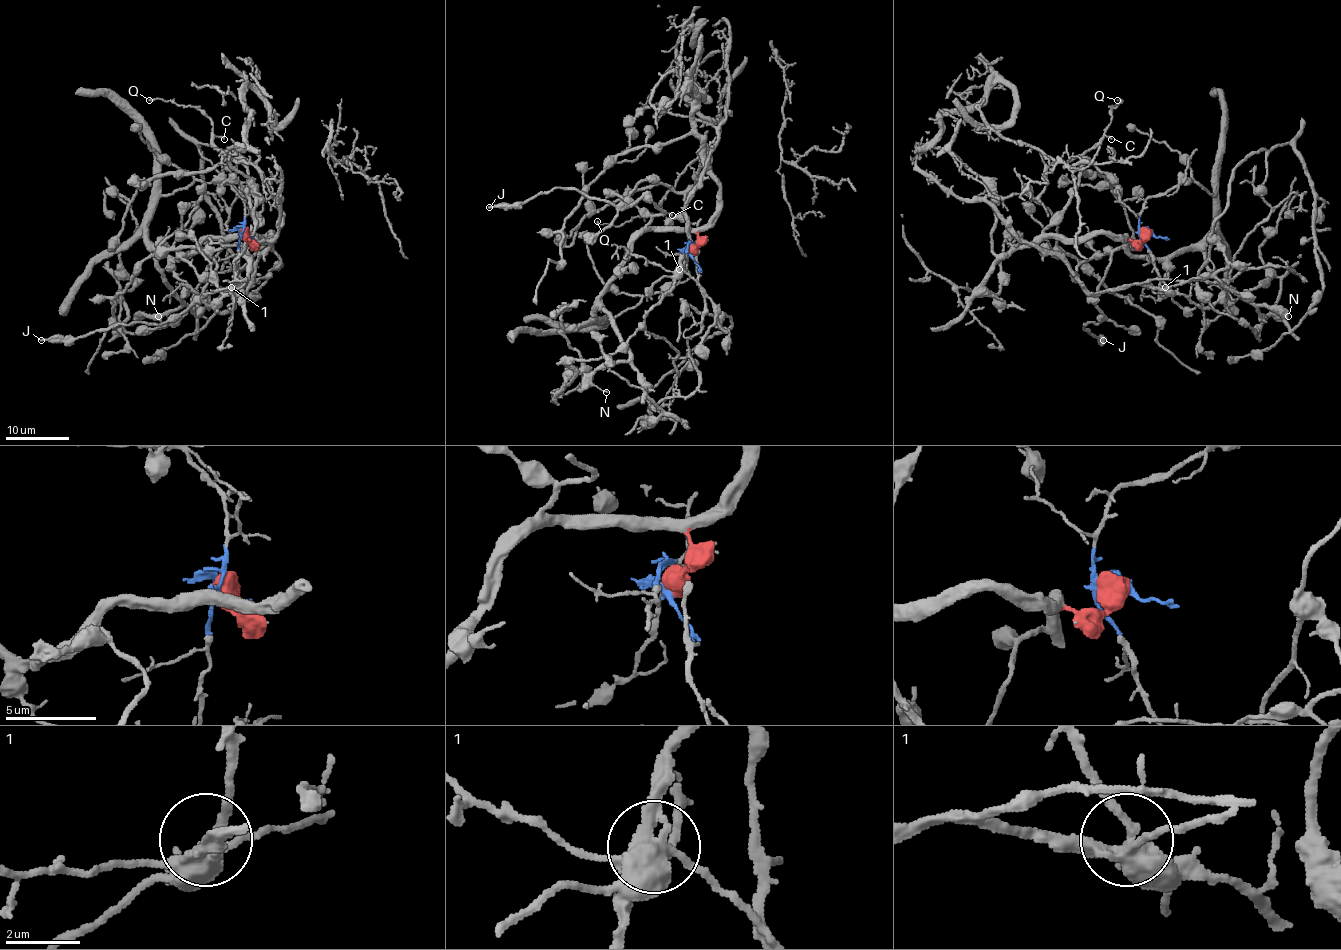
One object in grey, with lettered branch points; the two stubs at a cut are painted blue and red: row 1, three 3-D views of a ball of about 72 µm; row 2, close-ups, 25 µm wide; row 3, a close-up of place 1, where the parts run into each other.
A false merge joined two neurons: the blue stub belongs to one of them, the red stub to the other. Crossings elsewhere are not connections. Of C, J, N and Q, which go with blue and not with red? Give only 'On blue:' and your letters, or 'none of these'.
On blue: C, Q

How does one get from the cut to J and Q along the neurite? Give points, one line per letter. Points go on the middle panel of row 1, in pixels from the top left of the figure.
J: (691, 251), (698, 235), (653, 230), (647, 225), (664, 213), (637, 198), (615, 205), (557, 187), (489, 208)
Q: (691, 253), (687, 245), (679, 268), (685, 209), (728, 90), (711, 150), (659, 214), (597, 221)

